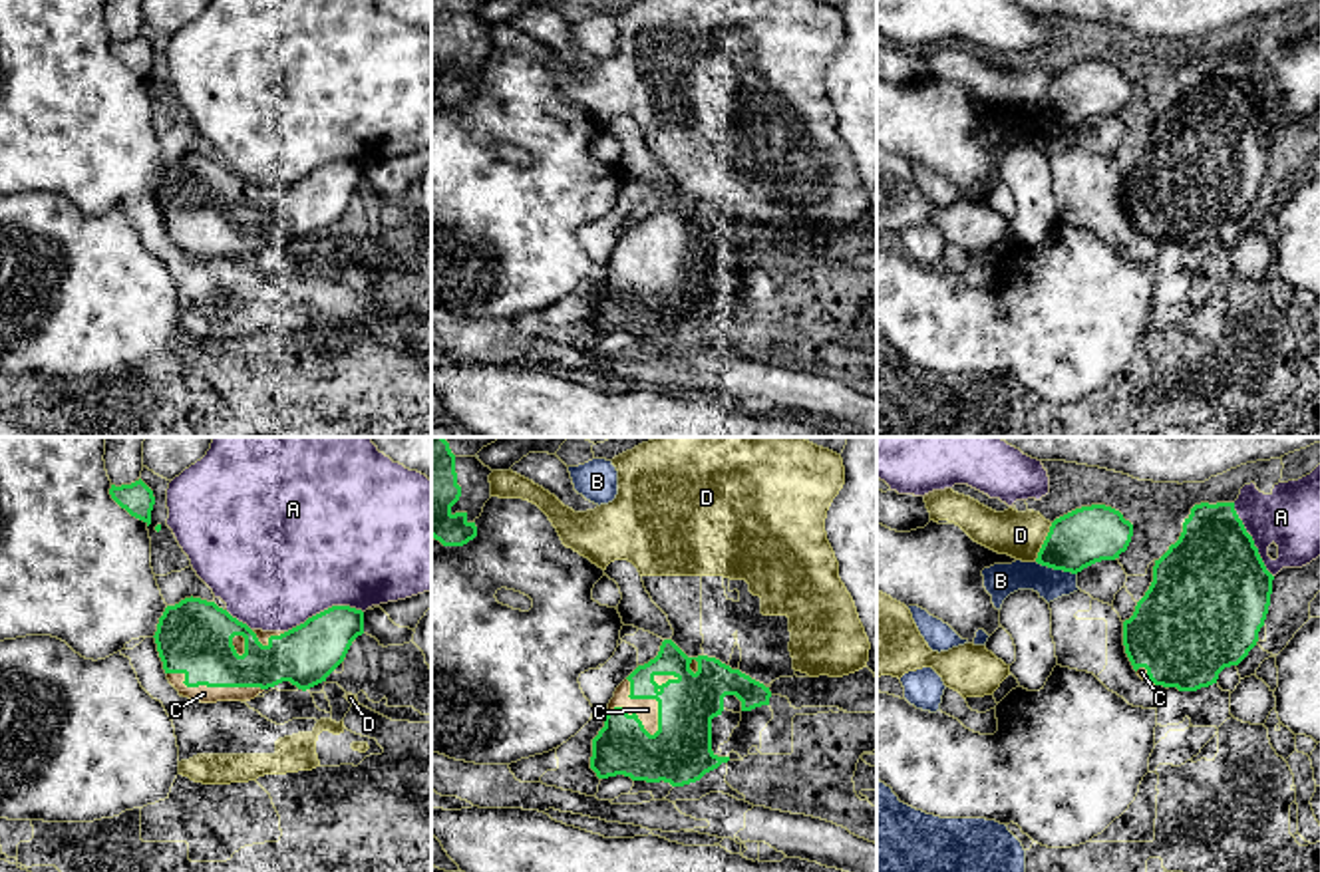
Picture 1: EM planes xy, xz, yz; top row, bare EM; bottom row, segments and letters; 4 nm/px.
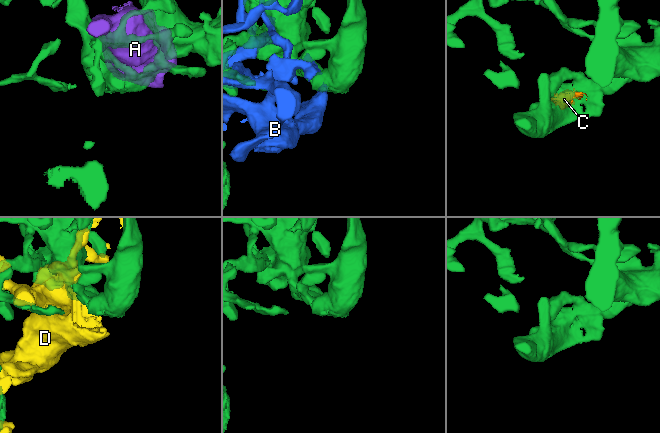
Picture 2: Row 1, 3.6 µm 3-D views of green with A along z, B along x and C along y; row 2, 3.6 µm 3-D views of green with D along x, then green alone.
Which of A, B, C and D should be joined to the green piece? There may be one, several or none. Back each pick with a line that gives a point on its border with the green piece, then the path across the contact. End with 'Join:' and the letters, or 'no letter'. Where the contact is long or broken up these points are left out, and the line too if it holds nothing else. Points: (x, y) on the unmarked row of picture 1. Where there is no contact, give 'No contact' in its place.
C: Touches green at xz (651, 253)
Join: C

